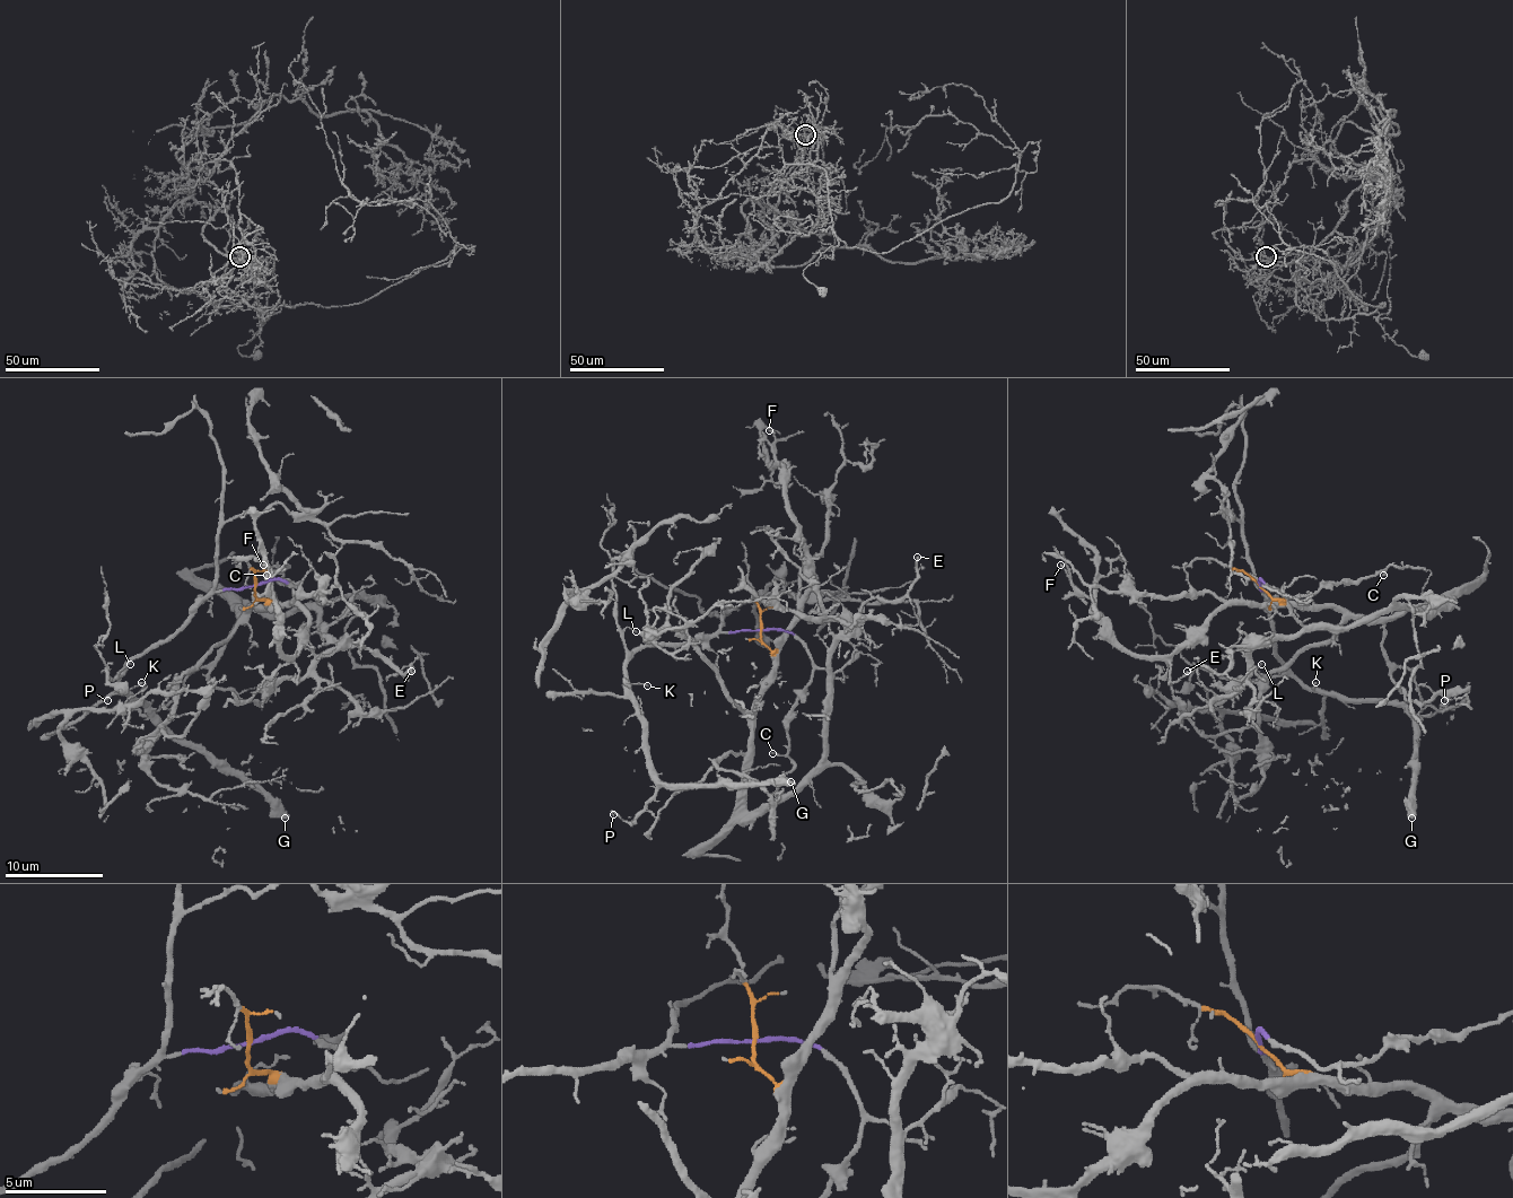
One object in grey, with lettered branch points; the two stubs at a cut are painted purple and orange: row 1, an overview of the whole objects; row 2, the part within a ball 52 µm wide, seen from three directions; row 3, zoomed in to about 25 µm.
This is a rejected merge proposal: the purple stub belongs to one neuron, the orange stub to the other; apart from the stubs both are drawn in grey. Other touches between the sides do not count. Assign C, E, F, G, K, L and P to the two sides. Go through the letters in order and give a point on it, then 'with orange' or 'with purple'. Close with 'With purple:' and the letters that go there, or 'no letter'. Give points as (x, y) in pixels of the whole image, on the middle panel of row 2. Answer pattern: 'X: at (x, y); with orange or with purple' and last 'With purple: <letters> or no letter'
C: at (772, 753); with purple
E: at (917, 557); with orange
F: at (769, 430); with orange
G: at (790, 781); with purple
K: at (647, 685); with purple
L: at (636, 631); with purple
P: at (613, 814); with purple
With purple: C, G, K, L, P

